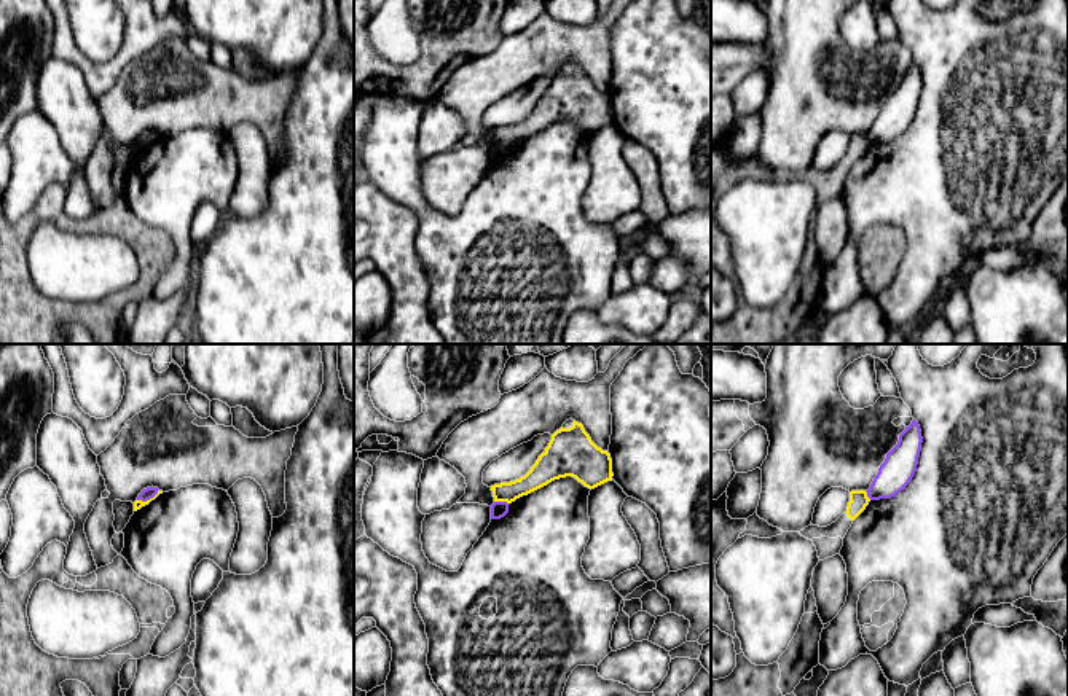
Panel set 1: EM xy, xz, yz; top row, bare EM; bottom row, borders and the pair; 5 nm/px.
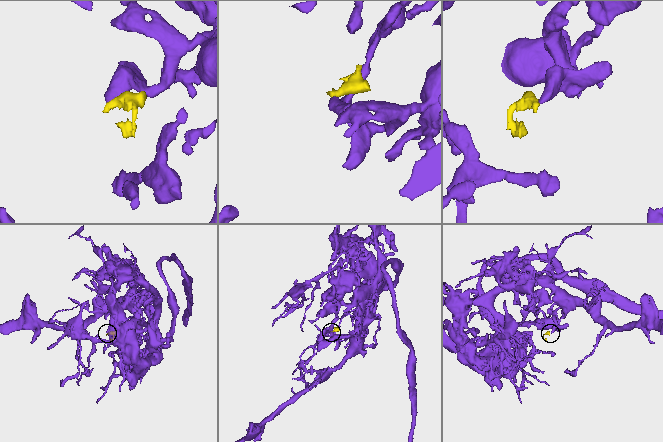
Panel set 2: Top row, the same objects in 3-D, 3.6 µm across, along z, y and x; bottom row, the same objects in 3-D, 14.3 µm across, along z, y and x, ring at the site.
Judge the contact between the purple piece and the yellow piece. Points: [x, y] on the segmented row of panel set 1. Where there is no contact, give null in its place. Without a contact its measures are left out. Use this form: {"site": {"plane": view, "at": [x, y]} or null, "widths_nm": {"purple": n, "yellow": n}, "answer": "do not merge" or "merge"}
{"site": {"plane": "xz", "at": [502, 502]}, "widths_nm": {"purple": 80, "yellow": 120}, "answer": "do not merge"}

